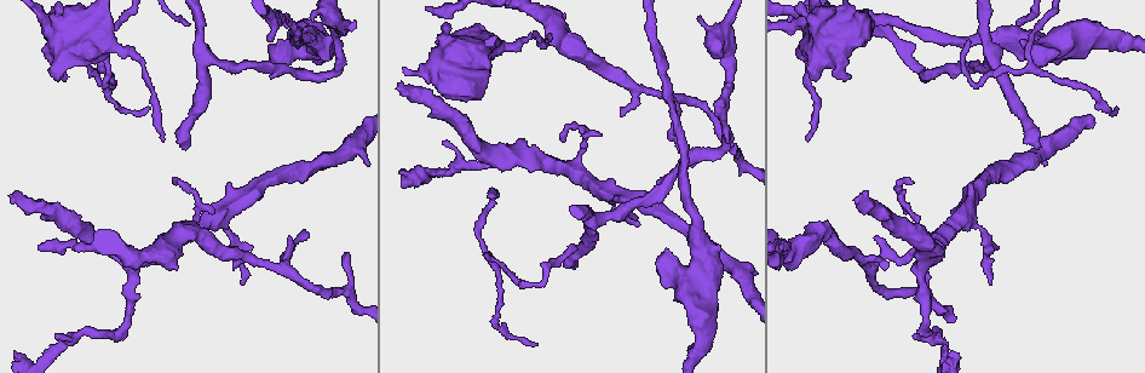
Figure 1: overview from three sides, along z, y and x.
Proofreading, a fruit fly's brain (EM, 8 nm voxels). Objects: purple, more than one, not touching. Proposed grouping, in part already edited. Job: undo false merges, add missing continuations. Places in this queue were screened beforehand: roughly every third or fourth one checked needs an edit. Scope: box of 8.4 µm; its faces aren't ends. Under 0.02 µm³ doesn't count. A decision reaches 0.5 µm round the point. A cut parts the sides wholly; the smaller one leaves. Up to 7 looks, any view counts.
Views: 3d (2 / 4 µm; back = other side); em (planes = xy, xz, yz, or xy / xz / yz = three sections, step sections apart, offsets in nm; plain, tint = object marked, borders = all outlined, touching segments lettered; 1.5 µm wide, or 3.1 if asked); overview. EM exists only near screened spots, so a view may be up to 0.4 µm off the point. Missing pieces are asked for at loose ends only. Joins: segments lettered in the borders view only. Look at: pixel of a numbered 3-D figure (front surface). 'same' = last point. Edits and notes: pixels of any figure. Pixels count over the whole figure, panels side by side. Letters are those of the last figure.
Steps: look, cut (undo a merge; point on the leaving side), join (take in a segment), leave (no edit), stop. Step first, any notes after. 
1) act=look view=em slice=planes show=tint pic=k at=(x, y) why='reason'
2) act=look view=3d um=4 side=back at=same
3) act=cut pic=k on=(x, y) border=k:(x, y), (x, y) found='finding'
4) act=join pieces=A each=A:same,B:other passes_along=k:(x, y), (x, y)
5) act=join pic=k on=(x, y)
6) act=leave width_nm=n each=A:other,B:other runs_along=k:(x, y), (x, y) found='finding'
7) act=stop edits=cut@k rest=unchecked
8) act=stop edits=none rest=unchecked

act=look view=3d um=2 pic=1 at=(290, 239) why='thin end'

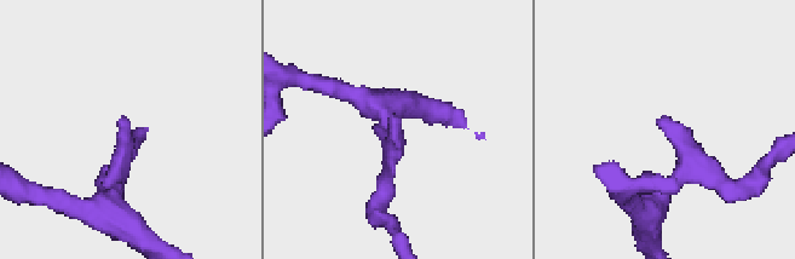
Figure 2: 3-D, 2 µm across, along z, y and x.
act=look view=em slice=planes show=borders pic=2 at=(121, 126)

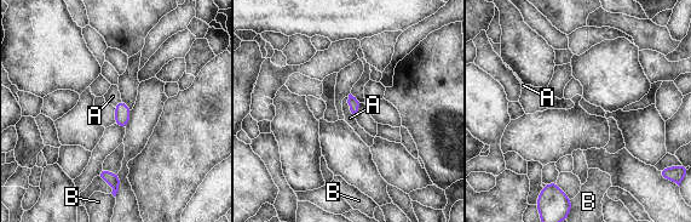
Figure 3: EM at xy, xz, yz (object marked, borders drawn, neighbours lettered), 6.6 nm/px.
act=leave each=A:other,B:other border=3:(347, 97), (347, 107), (355, 115) found='no lettered segment goes on from it'

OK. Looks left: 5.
act=look view=3d um=2 pic=1 at=(989, 285) why='thin end'

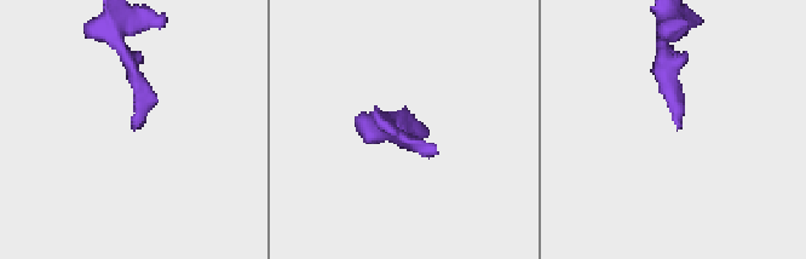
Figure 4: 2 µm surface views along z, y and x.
act=look view=em slice=planes show=plain pic=4 at=(677, 129)

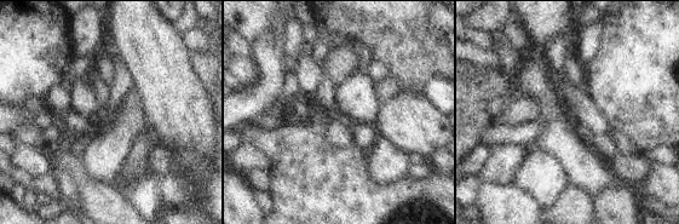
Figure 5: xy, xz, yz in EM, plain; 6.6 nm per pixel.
act=look view=em slice=planes show=borders at=same

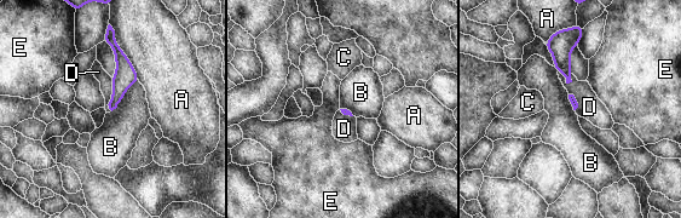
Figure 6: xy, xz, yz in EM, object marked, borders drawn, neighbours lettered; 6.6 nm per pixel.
act=leave each=A:other,B:other,C:other,D:other,E:other border=6:(113, 78), (110, 110) found='no lettered segment goes on from it'

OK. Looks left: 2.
act=look view=3d um=4 pic=1 at=(270, 40) why='free end'

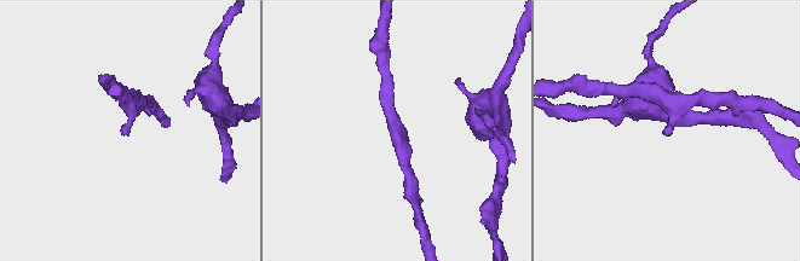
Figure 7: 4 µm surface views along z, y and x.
act=look view=em slice=xz step=4 show=borders pic=7 at=(121, 133) why='shape alone is not enough'

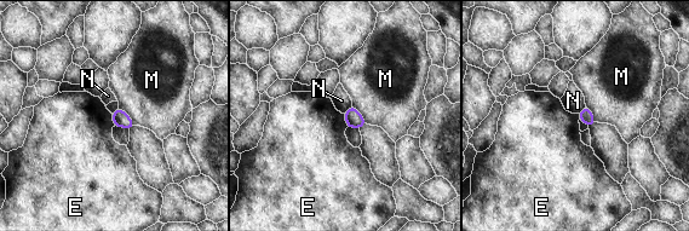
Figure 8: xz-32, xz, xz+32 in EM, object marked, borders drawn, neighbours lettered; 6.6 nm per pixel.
act=leave each=E:other,M:other,N:other found='no lettered segment goes on from it'

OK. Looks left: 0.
act=stop edits=none rest=unchecked

